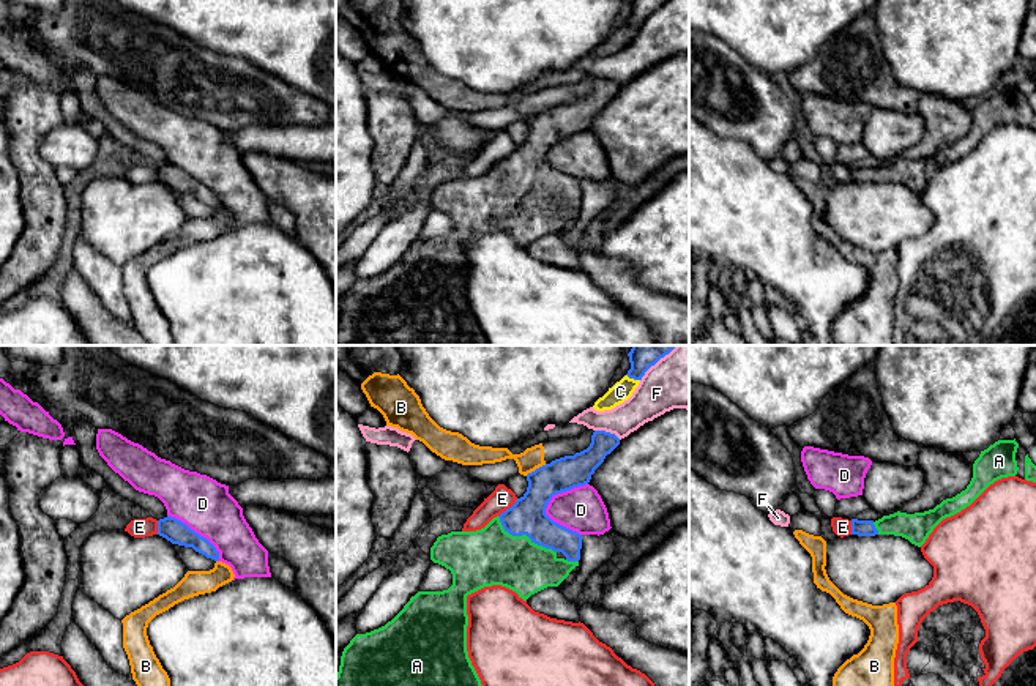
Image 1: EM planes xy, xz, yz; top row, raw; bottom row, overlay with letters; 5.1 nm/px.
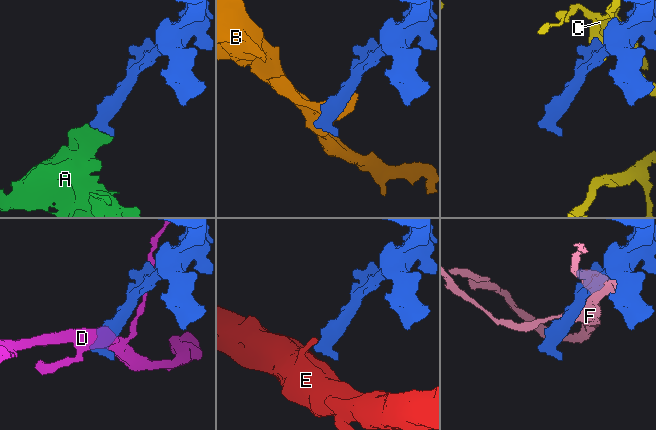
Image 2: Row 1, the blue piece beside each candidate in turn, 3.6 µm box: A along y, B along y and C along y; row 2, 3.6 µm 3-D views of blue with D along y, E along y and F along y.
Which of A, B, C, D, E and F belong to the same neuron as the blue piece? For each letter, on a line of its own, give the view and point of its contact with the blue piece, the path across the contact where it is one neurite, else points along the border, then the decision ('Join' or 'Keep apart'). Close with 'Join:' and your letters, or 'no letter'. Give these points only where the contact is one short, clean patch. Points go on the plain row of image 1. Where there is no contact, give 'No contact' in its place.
A: Touches blue at xz (524, 180). Path across: xz (527, 163), (524, 180), (505, 199), (486, 204). Join
B: Touches blue at xz (536, 115). Keep apart
C: Touches blue at xz (633, 24). Keep apart
D: Touches blue at xz (547, 150). Keep apart
E: Touches blue at xz (508, 155). Boundary: xz (518, 145), (499, 163). Keep apart
F: Touches blue at xz (607, 79). Keep apart
Join: A

